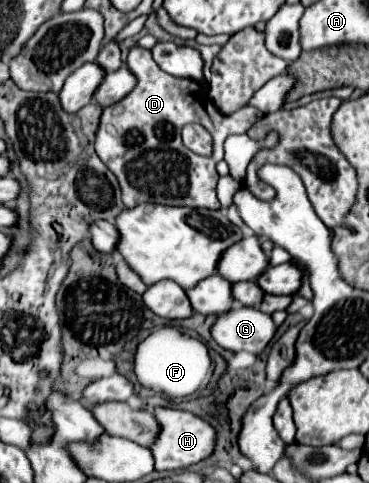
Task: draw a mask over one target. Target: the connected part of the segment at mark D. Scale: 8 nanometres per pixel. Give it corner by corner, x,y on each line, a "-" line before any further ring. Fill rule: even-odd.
134,46
128,54
126,66
134,72
138,84
126,98
104,108
96,134
96,154
118,176
124,206
132,208
142,202
154,202
218,210
220,200
216,196
216,184
220,176
216,164
224,158
222,144
230,134
244,134
264,116
264,112
254,106
244,106
238,112
224,116
214,108
208,90
202,84
174,78
164,70
158,70
158,64
146,48
-
190,122
202,124
212,134
214,154
210,158
198,156
182,144
180,132

